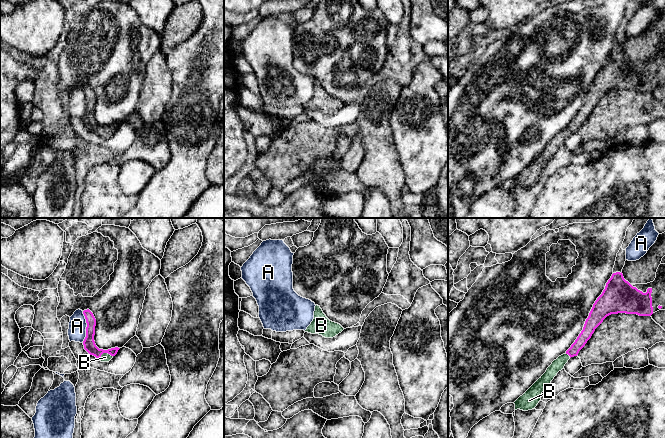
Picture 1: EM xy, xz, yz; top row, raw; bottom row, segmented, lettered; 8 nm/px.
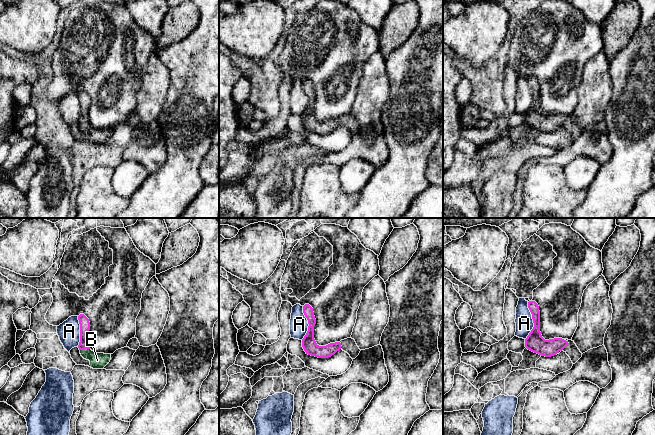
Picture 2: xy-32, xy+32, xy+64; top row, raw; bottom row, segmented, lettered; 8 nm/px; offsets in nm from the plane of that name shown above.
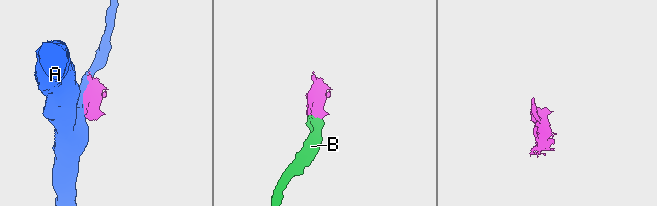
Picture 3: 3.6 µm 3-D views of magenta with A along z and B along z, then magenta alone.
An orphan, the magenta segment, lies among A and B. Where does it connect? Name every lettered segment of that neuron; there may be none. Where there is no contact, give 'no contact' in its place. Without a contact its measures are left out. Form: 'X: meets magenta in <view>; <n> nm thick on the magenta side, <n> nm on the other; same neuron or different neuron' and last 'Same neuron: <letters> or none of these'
A: meets magenta in xy; 100 nm thick on the magenta side, 140 nm on the other; different neuron
B: meets magenta in xy; 100 nm thick on the magenta side, 80 nm on the other; same neuron
Same neuron: B

